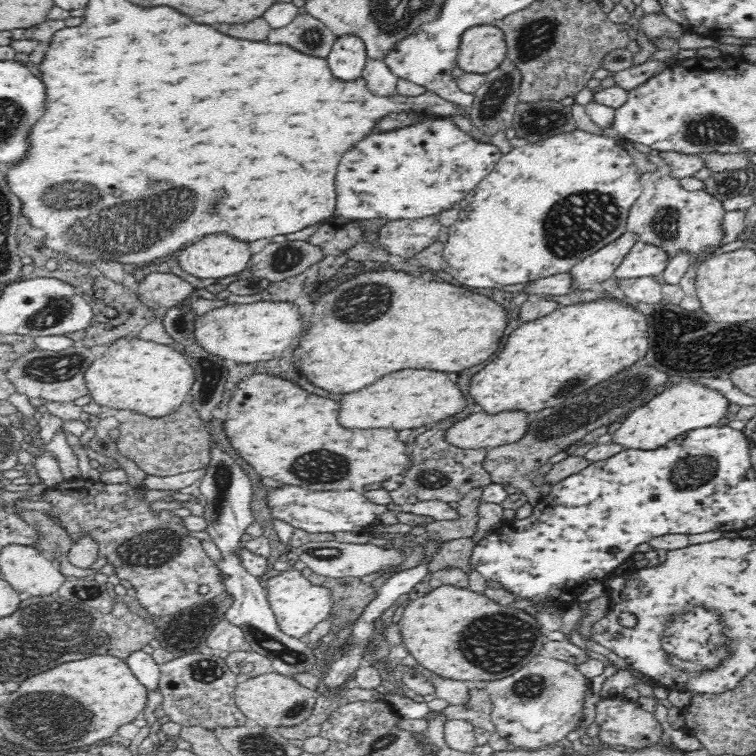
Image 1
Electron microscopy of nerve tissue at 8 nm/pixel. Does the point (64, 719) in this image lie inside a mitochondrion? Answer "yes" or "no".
yes

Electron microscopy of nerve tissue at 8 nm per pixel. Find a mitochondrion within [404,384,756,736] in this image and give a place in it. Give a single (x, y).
(698, 640)

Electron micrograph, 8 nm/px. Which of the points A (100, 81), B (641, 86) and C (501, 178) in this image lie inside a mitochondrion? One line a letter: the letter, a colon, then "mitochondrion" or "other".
A: other
B: other
C: other

